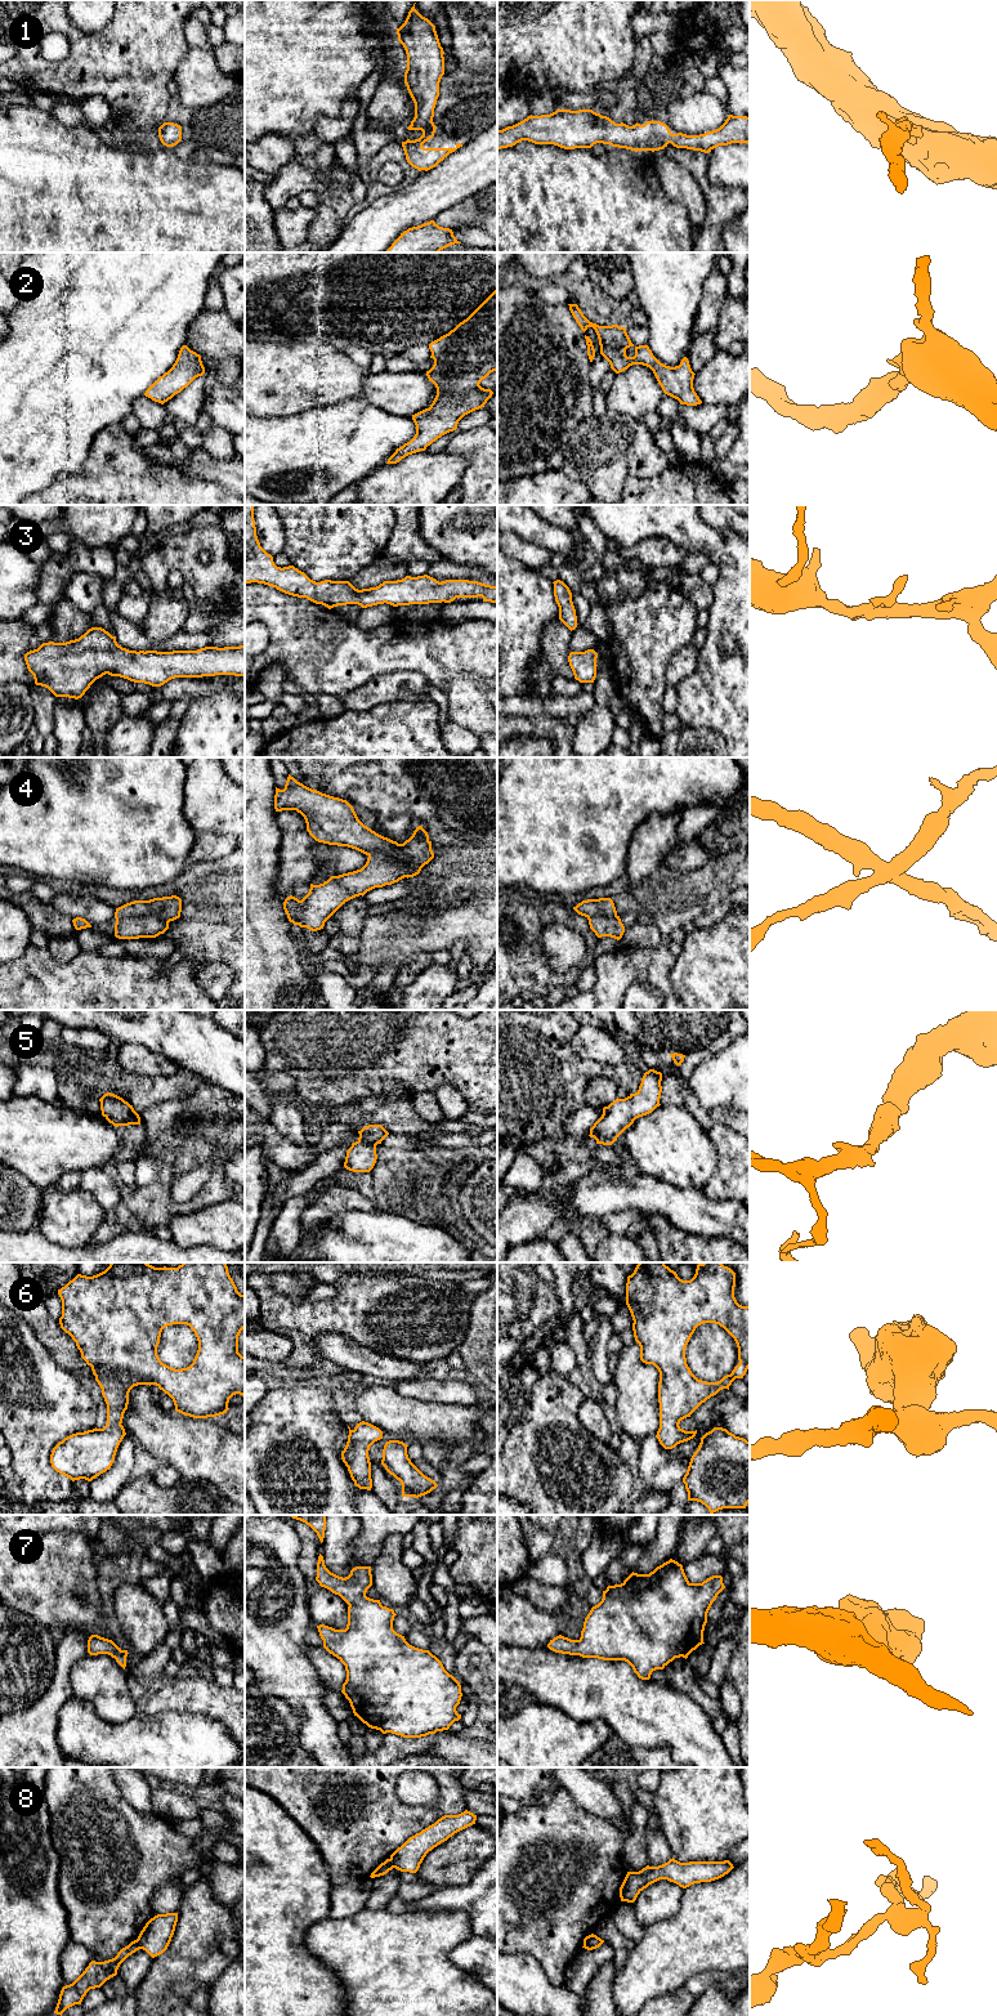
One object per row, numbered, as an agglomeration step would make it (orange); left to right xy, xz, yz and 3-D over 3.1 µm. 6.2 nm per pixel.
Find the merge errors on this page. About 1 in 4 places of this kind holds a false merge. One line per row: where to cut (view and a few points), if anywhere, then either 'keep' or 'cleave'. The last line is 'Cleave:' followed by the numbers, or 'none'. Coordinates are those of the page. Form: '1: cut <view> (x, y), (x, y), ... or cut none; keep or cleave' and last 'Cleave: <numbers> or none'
1: cut none; keep
2: cut none; keep
3: cut none; keep
4: cut xz (369, 855), (372, 853), (388, 853), (402, 862), (407, 861); cleave
5: cut none; keep
6: cut none; keep
7: cut none; keep
8: cut xy (137, 1939), (141, 1948); cleave
Cleave: 4, 8

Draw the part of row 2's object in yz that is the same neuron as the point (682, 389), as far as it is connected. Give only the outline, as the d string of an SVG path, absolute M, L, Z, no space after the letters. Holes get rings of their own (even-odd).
M568 304L569 310L585 332L593 327L598 335L600 354L609 362L611 368L620 374L632 365L649 367L665 394L678 399L680 404L697 406L702 401L693 388L694 372L689 361L684 357L679 366L670 367L661 363L652 353L648 345L635 347L625 327L618 325L599 326L590 322L577 304Z

